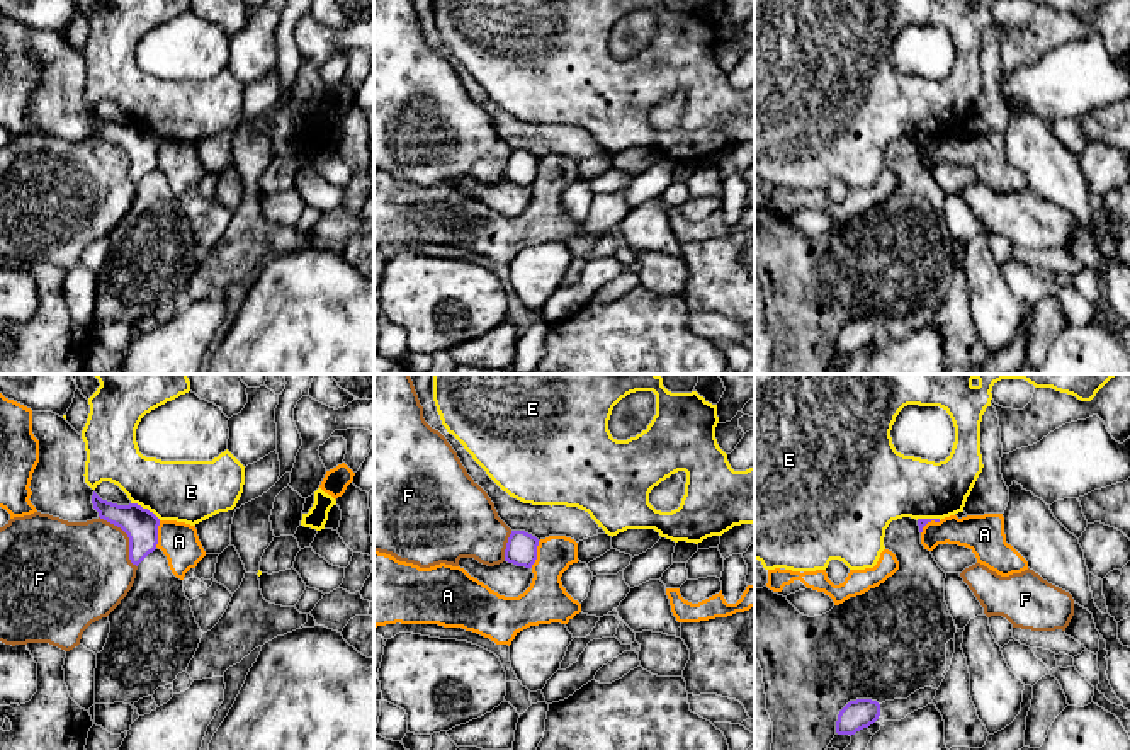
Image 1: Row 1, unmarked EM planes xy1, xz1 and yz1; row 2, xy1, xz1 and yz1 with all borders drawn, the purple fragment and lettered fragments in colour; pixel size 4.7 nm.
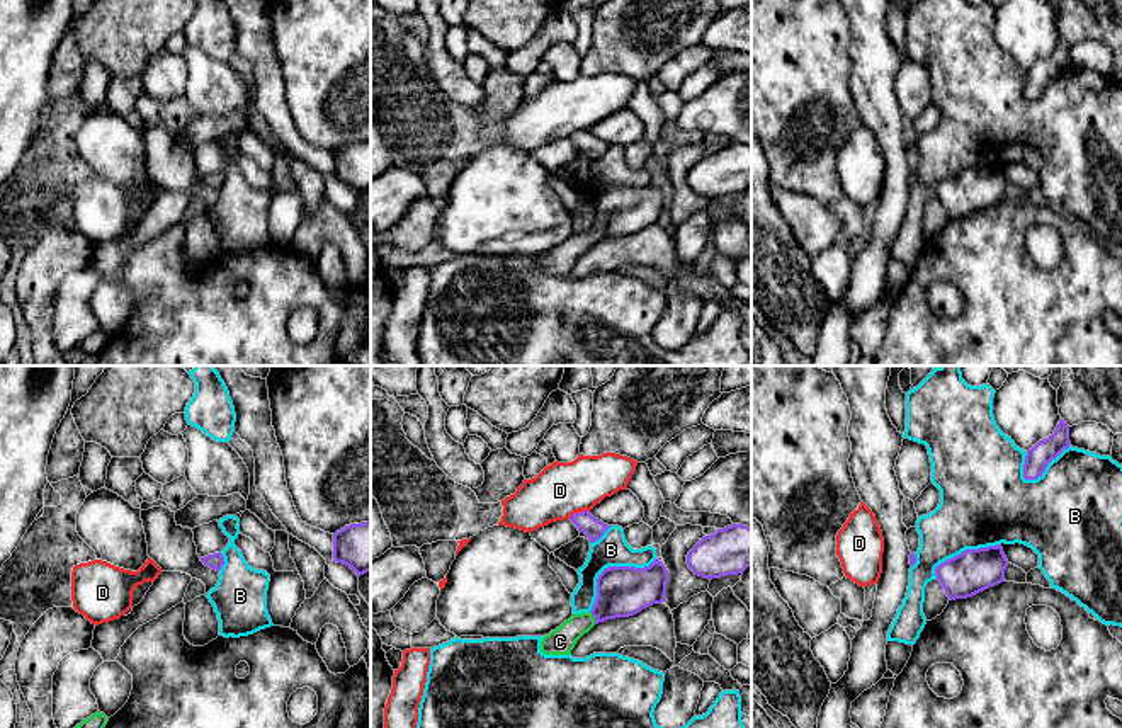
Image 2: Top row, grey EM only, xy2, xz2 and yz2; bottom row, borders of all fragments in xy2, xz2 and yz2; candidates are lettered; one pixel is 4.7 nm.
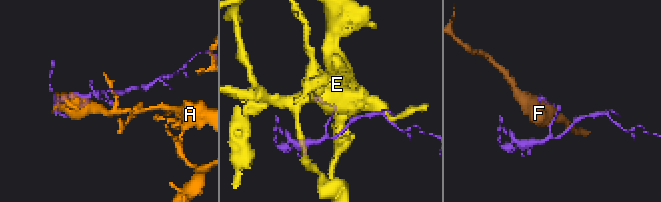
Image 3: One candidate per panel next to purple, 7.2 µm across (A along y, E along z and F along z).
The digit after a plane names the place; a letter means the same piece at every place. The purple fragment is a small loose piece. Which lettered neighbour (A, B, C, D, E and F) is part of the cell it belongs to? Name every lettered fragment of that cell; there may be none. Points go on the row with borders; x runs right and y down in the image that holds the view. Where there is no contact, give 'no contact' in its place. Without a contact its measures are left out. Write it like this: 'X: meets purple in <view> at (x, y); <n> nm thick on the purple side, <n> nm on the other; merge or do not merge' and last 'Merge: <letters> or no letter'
A: meets purple in xy1 at (157, 534); 160 nm thick on the purple side, 190 nm on the other; do not merge
B: meets purple in xz2 at (609, 567); 240 nm thick on the purple side, 160 nm on the other; do not merge
C: meets purple in xz2 at (594, 616); 240 nm thick on the purple side, 130 nm on the other; merge
D: meets purple in xz2 at (578, 512); 90 nm thick on the purple side, 260 nm on the other; do not merge
E: meets purple in xy1 at (146, 509); 160 nm thick on the purple side, 300 nm on the other; do not merge
F: meets purple in xy1 at (128, 536); 160 nm thick on the purple side, 420 nm on the other; do not merge
Merge: C

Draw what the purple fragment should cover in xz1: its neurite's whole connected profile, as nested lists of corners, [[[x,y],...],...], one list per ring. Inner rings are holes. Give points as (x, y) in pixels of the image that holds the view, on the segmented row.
[[[511,531],[506,549],[505,561],[517,566],[532,568],[537,560],[539,539],[525,531]]]

